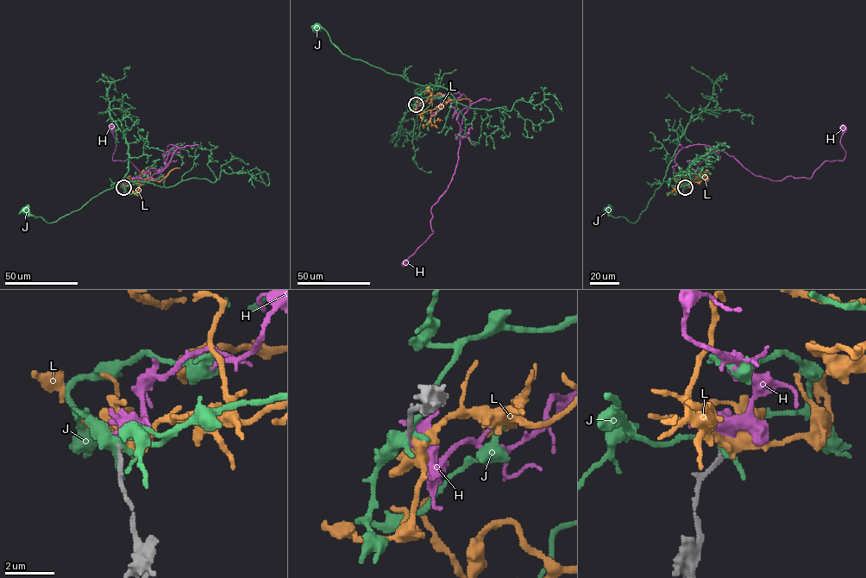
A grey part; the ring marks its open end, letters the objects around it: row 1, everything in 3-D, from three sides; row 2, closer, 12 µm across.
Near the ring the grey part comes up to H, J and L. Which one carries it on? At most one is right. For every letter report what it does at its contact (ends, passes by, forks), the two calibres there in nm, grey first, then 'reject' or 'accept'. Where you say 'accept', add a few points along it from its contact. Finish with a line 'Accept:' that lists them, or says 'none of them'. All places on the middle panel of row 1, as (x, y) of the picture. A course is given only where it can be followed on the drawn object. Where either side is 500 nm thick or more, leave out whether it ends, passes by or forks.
H: it forks | 200/360 nm | accept | via (416, 104), (458, 91), (470, 106), (454, 172), (431, 209), (433, 233), (404, 261)
J: it forks | 220/380 nm | reject
L: it passes by | 220/400 nm | reject
Accept: H

